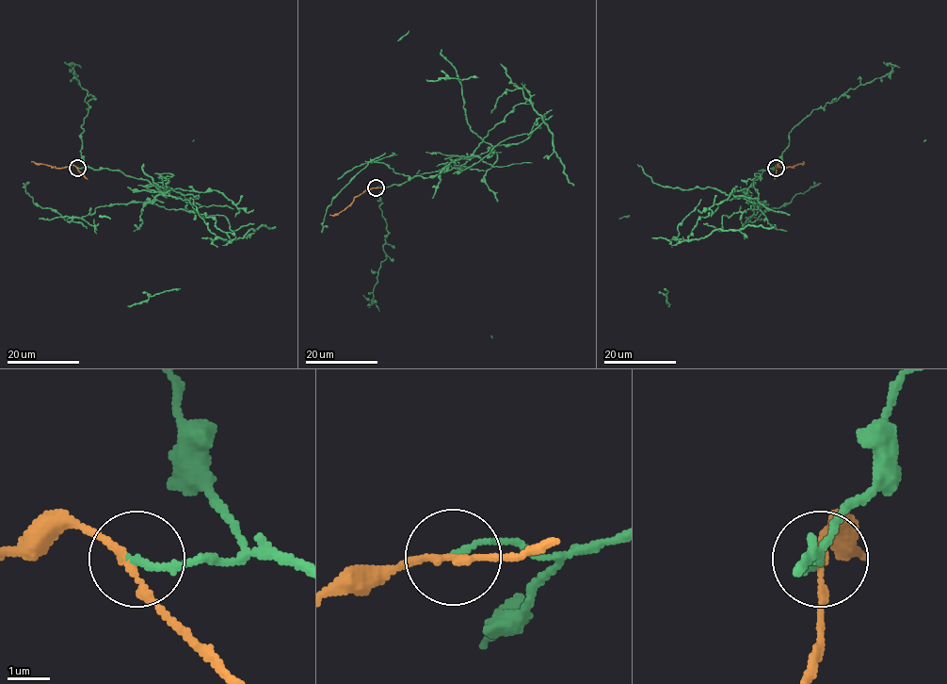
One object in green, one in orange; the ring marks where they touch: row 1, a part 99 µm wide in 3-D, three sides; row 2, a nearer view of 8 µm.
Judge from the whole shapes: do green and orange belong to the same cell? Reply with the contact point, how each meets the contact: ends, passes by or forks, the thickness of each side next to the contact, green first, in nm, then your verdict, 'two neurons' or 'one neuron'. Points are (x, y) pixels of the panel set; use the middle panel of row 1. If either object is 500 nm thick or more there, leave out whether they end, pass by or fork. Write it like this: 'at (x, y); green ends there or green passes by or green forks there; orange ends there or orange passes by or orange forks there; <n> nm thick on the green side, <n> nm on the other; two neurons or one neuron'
at (376, 187); green ends there; orange passes by; 150 nm thick on the green side, 150 nm on the other; two neurons

